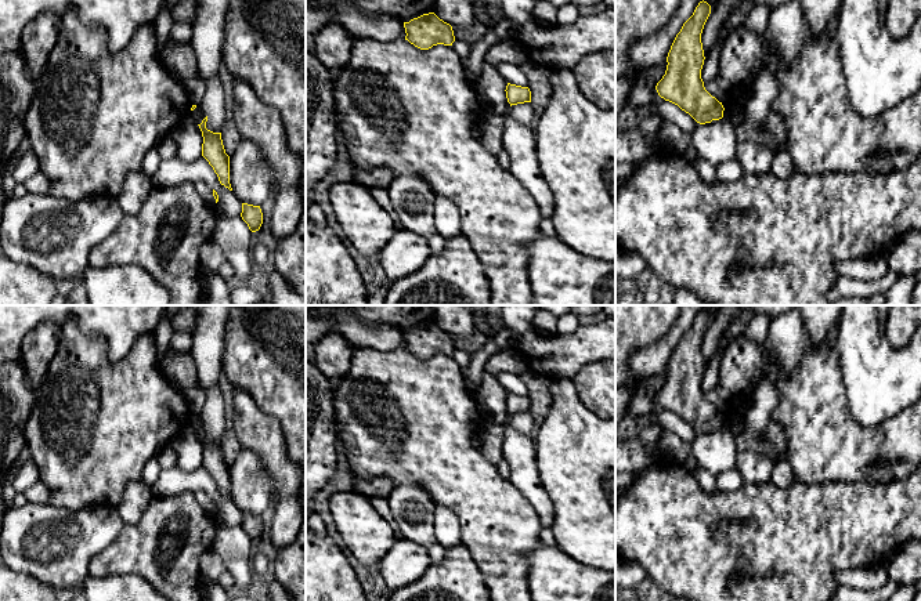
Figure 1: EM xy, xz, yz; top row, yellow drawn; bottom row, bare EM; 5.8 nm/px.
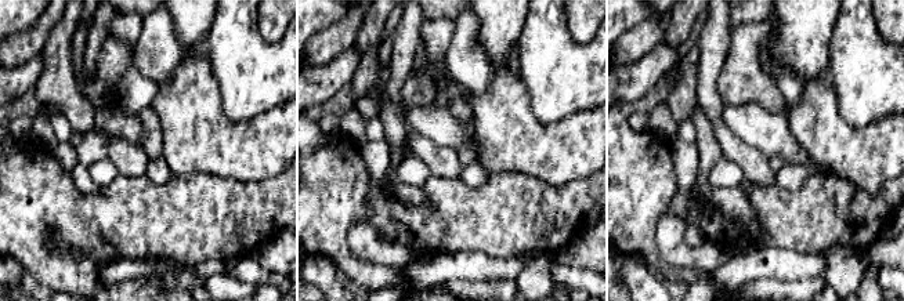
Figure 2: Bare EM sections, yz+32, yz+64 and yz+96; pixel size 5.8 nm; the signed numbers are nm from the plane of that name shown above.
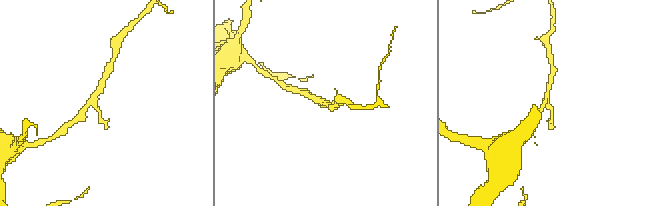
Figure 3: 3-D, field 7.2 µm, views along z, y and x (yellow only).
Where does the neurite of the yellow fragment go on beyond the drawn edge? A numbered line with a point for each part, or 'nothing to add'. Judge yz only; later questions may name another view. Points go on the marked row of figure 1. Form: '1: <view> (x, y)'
nothing to add

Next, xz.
nothing to add

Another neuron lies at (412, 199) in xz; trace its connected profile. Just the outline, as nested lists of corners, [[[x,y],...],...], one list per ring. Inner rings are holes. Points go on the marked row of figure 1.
[[[413,175],[394,177],[389,195],[402,229],[425,239],[437,233],[434,225],[434,195],[426,181]]]

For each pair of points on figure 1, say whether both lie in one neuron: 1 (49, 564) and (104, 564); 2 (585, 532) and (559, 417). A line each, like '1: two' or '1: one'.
1: two
2: one

